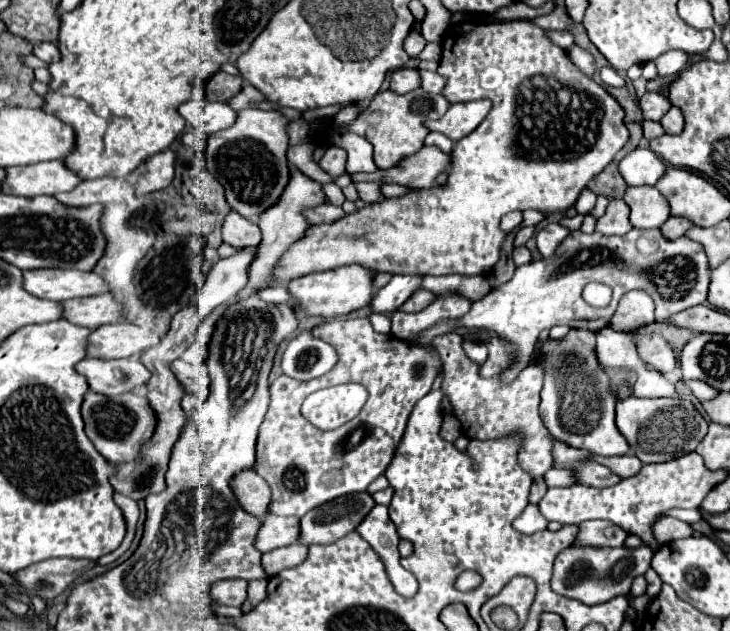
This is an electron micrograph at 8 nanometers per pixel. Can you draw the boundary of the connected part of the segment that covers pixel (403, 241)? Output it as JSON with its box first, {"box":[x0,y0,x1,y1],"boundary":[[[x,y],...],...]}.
{"box":[274,21,630,283],"boundary":[[[462,21],[456,25],[450,25],[448,31],[442,37],[442,59],[440,59],[440,67],[438,73],[442,77],[446,77],[446,85],[442,89],[442,95],[450,101],[450,103],[458,103],[458,101],[472,101],[472,99],[490,99],[492,101],[492,109],[486,115],[486,119],[476,127],[476,131],[472,131],[466,139],[460,139],[452,153],[450,153],[450,167],[448,167],[448,181],[446,185],[432,185],[428,189],[416,189],[416,191],[408,191],[402,197],[392,197],[392,199],[382,199],[374,205],[366,205],[354,213],[344,215],[342,219],[334,221],[334,223],[322,223],[322,225],[310,225],[310,229],[304,233],[302,239],[298,239],[294,245],[290,245],[290,249],[280,257],[278,265],[274,267],[274,281],[278,283],[288,283],[296,277],[308,275],[308,273],[316,273],[316,271],[328,271],[328,269],[336,269],[336,267],[344,267],[344,265],[362,265],[366,269],[372,269],[375,272],[389,272],[392,274],[405,275],[446,275],[446,273],[464,273],[464,275],[488,275],[490,269],[494,267],[494,263],[498,261],[500,255],[500,243],[504,241],[506,233],[502,233],[498,229],[500,217],[510,213],[510,211],[524,211],[524,209],[536,209],[536,211],[566,211],[568,207],[574,205],[574,201],[578,199],[580,191],[614,159],[614,155],[628,143],[630,133],[624,125],[624,111],[622,107],[616,103],[614,97],[610,97],[604,87],[586,77],[584,73],[578,71],[578,67],[568,59],[566,51],[556,47],[546,35],[544,29],[532,25],[530,21],[508,21],[508,23],[470,23],[470,21]]]}

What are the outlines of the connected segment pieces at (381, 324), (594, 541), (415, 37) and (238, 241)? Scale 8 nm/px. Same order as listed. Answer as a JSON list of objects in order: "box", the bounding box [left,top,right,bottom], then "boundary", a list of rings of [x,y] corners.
[{"box":[370,313,390,333],"boundary":[[[372,313],[370,315],[370,323],[372,323],[374,331],[378,331],[378,333],[390,333],[390,317],[388,315]]]},{"box":[574,521,626,547],"boundary":[[[584,521],[578,525],[574,547],[622,547],[626,531],[608,521]]]},{"box":[404,29,426,57],"boundary":[[[414,29],[414,31],[406,37],[406,41],[404,41],[404,51],[406,51],[410,57],[418,57],[424,47],[426,47],[426,41],[424,41],[424,37],[422,37],[416,29]]]},{"box":[222,211,260,247],"boundary":[[[230,211],[222,223],[222,241],[232,247],[254,247],[260,241],[260,227]]]}]

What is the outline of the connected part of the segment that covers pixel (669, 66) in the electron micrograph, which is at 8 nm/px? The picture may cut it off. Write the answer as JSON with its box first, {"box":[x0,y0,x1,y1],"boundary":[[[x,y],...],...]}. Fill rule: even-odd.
{"box":[654,49,694,77],"boundary":[[[674,49],[674,51],[668,51],[662,57],[658,57],[654,63],[658,67],[658,75],[660,77],[670,77],[670,75],[676,75],[692,57],[694,55],[682,53],[680,49]]]}

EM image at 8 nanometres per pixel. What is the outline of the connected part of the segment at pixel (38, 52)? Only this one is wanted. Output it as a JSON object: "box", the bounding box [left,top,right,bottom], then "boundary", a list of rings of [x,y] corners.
{"box":[32,41,60,63],"boundary":[[[50,41],[34,45],[34,49],[32,49],[32,55],[36,55],[38,59],[42,59],[44,63],[52,63],[52,61],[58,61],[58,59],[60,59],[58,47],[56,47],[54,43],[50,43]]]}

